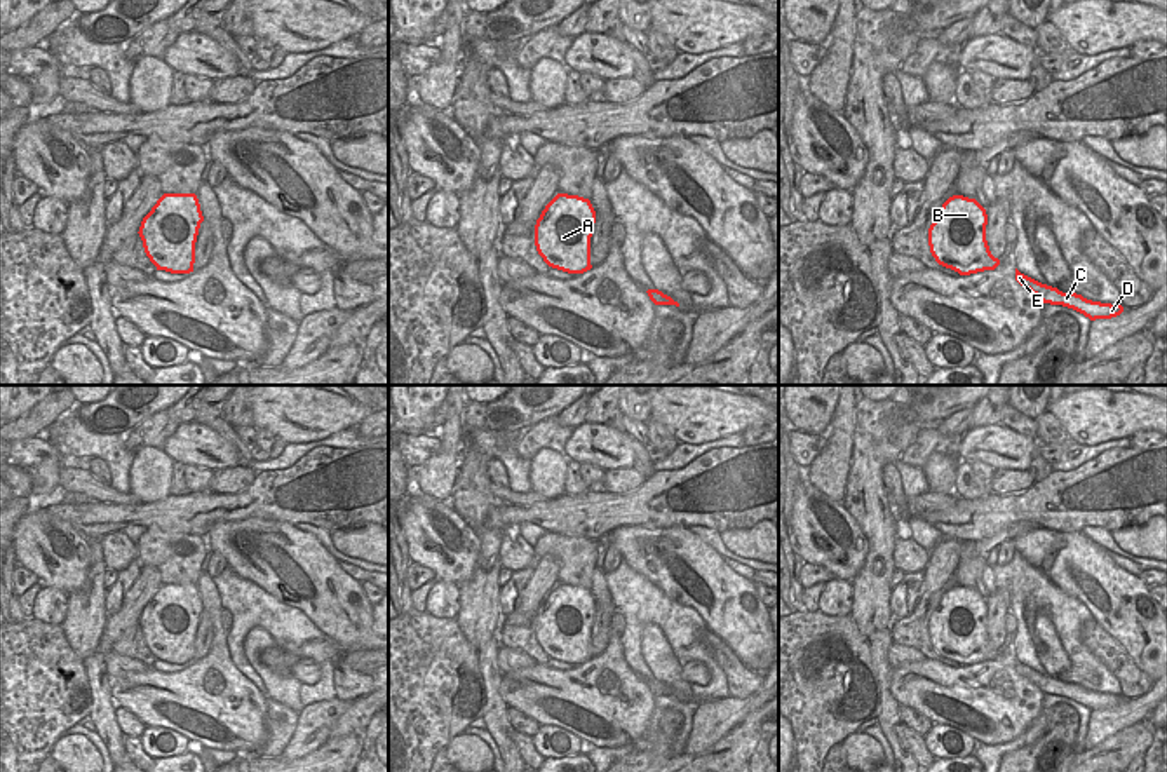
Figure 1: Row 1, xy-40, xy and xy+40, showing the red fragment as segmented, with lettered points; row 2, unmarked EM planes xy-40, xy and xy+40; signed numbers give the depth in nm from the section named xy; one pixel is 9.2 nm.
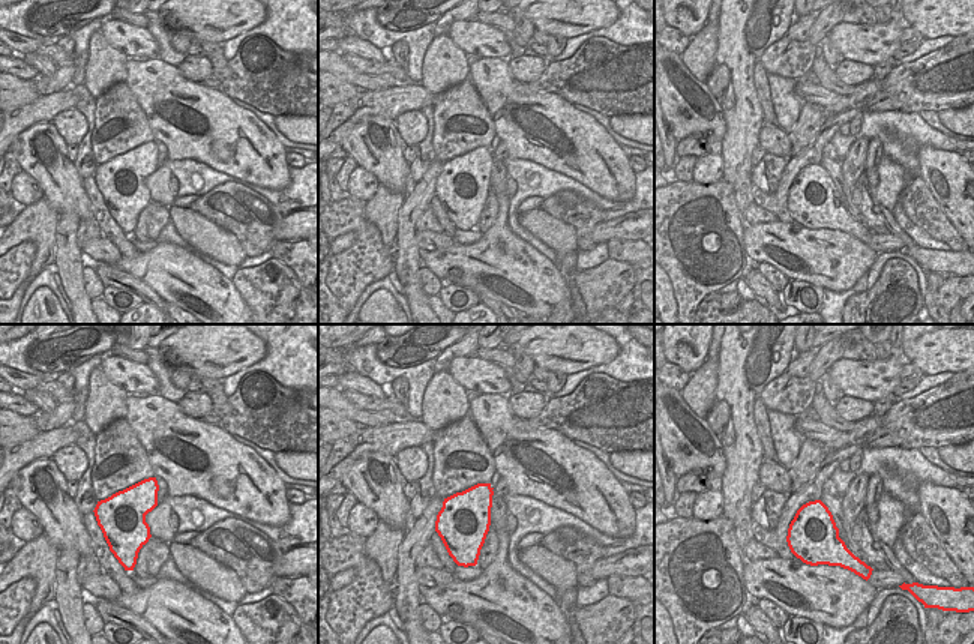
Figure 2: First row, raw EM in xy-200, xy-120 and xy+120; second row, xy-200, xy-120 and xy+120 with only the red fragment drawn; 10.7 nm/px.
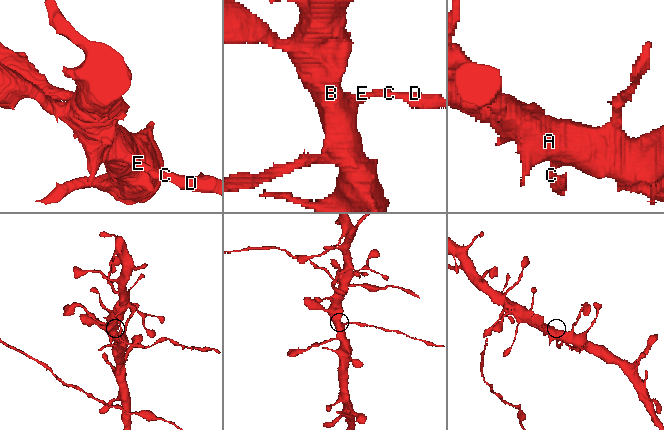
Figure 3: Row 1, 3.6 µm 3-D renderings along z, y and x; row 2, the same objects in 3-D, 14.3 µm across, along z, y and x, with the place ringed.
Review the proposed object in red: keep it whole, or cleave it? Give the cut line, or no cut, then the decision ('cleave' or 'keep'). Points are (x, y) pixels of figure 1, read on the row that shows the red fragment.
xy+40 (1038, 283), (1035, 290), (1040, 297) | cleave

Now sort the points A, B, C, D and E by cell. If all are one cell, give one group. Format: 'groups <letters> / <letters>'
groups A B E / C D

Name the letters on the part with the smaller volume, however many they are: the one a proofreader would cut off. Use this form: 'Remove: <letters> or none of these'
Remove: C, D

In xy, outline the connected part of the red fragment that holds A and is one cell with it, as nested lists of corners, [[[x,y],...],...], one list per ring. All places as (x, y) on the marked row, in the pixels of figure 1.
[[[557,193],[535,225],[535,246],[543,261],[568,274],[584,274],[590,265],[590,237],[596,211],[589,199]]]

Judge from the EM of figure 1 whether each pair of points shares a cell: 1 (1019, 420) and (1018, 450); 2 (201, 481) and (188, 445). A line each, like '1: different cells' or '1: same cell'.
1: different cells
2: different cells

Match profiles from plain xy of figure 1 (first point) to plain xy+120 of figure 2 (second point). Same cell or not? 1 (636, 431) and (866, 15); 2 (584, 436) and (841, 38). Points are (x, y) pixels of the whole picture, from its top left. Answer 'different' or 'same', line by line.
1: same
2: same

